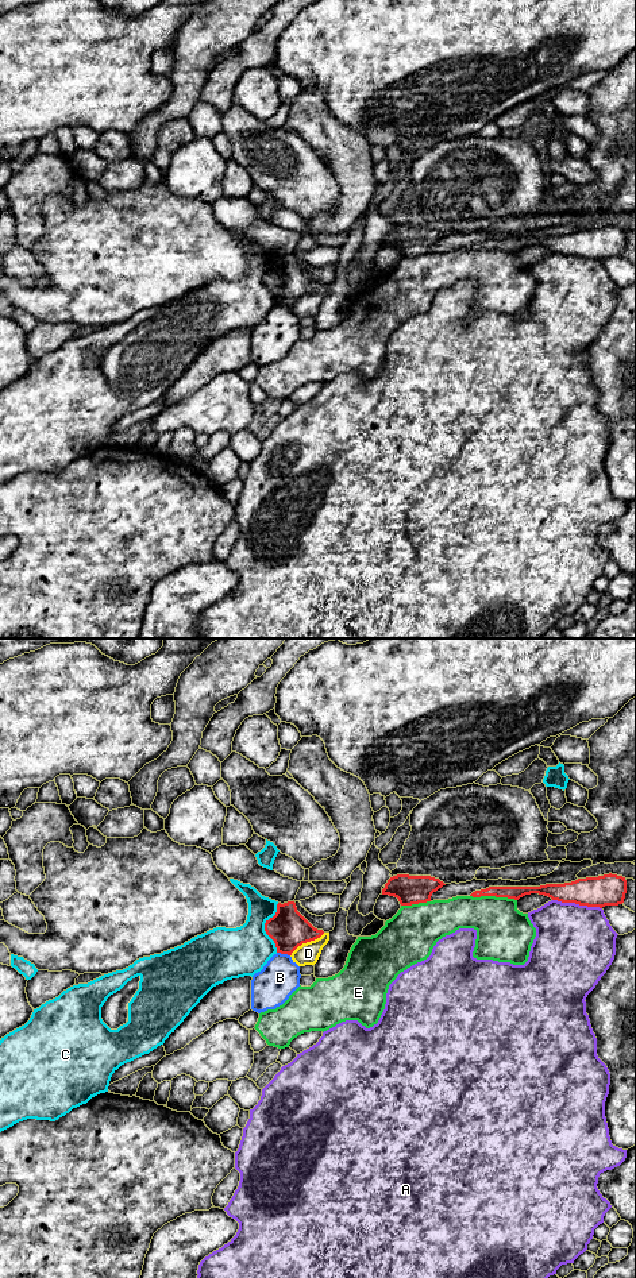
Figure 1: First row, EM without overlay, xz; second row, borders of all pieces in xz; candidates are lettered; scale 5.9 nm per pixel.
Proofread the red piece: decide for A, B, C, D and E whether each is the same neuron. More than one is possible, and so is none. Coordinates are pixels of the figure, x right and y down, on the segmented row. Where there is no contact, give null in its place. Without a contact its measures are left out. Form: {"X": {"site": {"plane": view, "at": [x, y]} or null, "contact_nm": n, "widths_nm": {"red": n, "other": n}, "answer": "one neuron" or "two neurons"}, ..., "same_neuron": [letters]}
{"A": {"site": {"plane": "xz", "at": [577, 903]}, "contact_nm": 300, "widths_nm": {"red": 190, "other": 480}, "answer": "two neurons"}, "B": {"site": {"plane": "xz", "at": [284, 953]}, "contact_nm": 80, "widths_nm": {"red": 220, "other": 240}, "answer": "two neurons"}, "C": {"site": {"plane": "xz", "at": [265, 927]}, "contact_nm": 300, "widths_nm": {"red": 220, "other": 300}, "answer": "two neurons"}, "D": {"site": {"plane": "xz", "at": [307, 941]}, "contact_nm": 240, "widths_nm": {"red": 220, "other": 130}, "answer": "two neurons"}, "E": {"site": {"plane": "xz", "at": [493, 895]}, "contact_nm": 280, "widths_nm": {"red": 80, "other": 320}, "answer": "two neurons"}, "same_neuron": []}

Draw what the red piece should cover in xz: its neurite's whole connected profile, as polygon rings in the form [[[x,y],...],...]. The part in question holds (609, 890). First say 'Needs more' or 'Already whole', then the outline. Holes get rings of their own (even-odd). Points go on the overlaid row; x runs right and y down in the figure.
Already whole. [[[617,874],[578,879],[564,884],[546,884],[540,887],[489,887],[475,891],[470,896],[496,896],[519,900],[531,893],[539,893],[562,903],[575,903],[587,907],[618,906],[624,903],[627,880]]]

